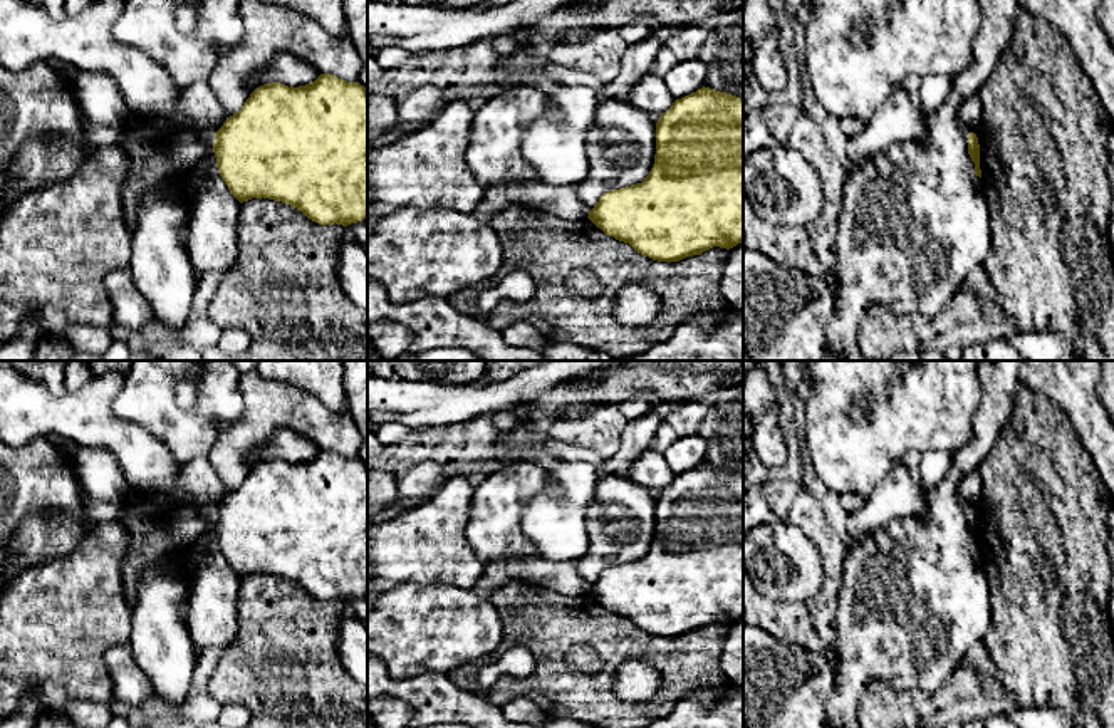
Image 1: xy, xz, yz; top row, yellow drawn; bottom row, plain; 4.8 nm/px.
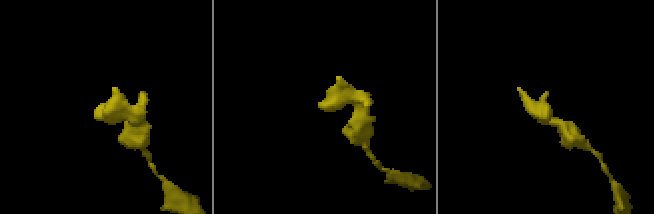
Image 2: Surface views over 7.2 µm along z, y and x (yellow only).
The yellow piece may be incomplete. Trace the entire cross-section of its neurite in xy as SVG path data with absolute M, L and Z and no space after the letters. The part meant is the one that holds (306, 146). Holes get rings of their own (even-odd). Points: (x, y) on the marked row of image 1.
M320 74L299 87L263 84L215 133L213 153L221 179L240 203L252 198L282 201L319 225L347 226L367 216L367 89L359 82Z

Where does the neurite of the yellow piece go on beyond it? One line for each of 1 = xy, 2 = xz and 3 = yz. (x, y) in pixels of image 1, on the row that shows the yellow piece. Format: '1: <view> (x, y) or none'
1: none
2: none
3: none

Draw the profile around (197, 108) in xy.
M198 81L181 91L171 117L146 117L134 129L136 136L149 138L174 127L180 134L188 129L206 129L216 133L226 121L226 112L208 81Z

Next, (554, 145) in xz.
M559 86L547 94L547 112L522 136L523 159L537 171L539 181L564 186L579 185L589 173L586 141L594 126L599 91L587 86Z

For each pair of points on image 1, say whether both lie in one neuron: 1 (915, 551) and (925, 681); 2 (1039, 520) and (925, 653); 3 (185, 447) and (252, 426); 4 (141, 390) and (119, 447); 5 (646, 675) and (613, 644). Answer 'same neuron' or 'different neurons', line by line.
1: same neuron
2: different neurons
3: different neurons
4: different neurons
5: different neurons

